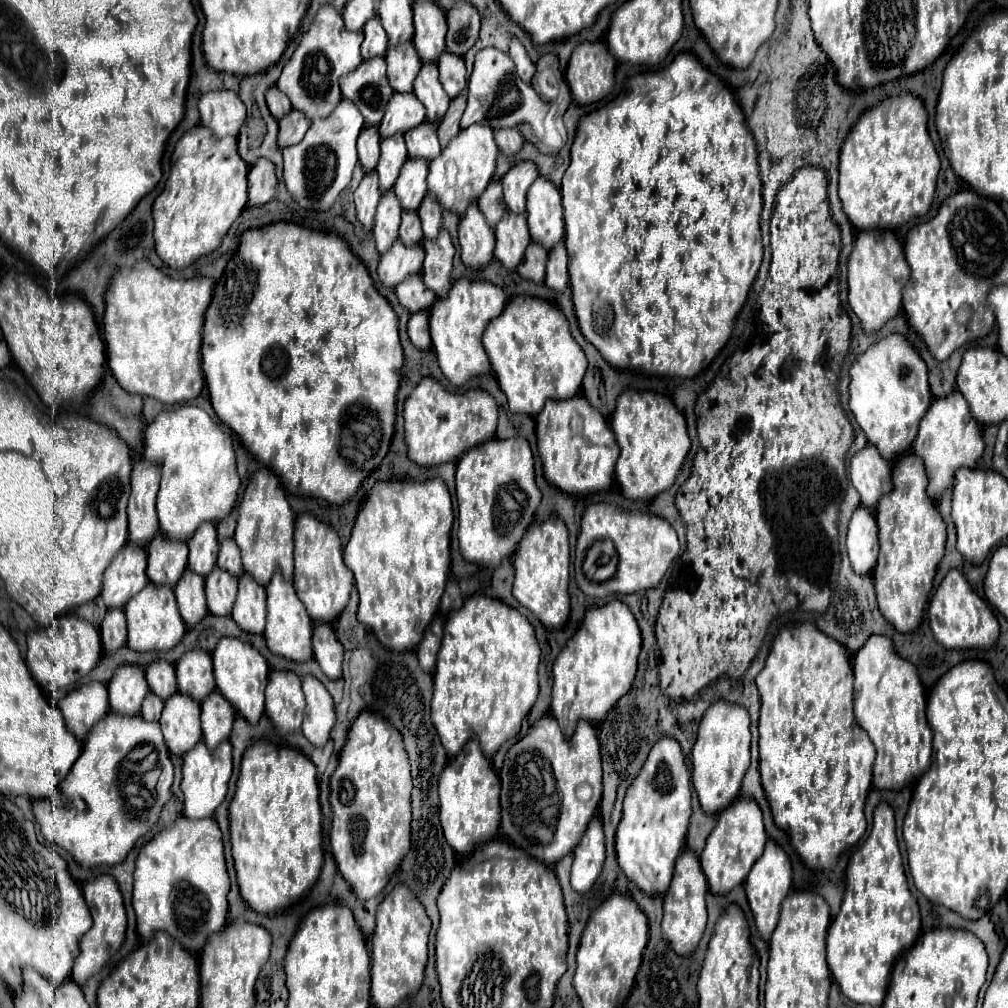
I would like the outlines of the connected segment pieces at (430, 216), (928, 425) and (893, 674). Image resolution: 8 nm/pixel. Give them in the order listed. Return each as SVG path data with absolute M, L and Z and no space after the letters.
M427 194L417 212L419 212L419 218L423 222L425 238L435 238L439 228L441 228L441 206L439 206L439 202L431 194Z
M953 390L945 398L935 398L921 420L919 434L915 438L915 454L925 462L929 478L929 496L937 498L947 486L953 484L953 474L957 468L973 468L983 454L983 438L977 420L971 416L967 402L959 390Z
M873 636L853 656L853 672L855 672L855 718L859 726L867 732L867 736L871 738L877 750L875 764L873 764L873 786L899 790L915 782L931 766L933 732L925 718L925 690L917 676L917 668L901 660L901 656L893 650L889 638Z

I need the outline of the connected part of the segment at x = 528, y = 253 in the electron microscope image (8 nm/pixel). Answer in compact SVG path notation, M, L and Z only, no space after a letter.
M531 240L527 250L525 250L525 258L519 264L517 272L525 280L543 282L545 280L545 262L547 262L547 250L541 244Z

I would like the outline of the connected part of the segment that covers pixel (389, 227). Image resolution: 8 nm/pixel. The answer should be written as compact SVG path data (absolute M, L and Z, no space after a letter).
M391 190L383 192L379 206L377 206L377 214L375 214L375 226L373 226L373 238L377 244L377 250L383 254L393 240L397 240L397 230L399 230L399 222L401 222L401 206L399 200Z

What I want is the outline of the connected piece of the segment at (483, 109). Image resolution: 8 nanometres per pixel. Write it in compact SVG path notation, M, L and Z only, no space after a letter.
M485 48L475 56L475 66L469 80L467 108L461 118L461 128L469 128L473 124L485 124L491 128L513 128L527 118L527 112L531 114L537 110L543 110L541 98L537 98L537 92L529 84L517 78L513 62L507 54L495 48Z

